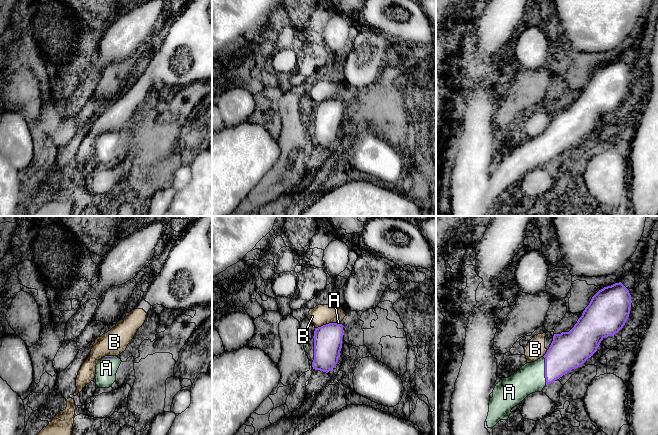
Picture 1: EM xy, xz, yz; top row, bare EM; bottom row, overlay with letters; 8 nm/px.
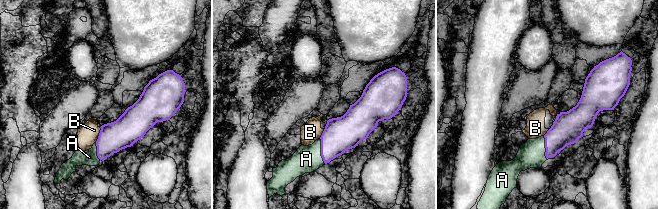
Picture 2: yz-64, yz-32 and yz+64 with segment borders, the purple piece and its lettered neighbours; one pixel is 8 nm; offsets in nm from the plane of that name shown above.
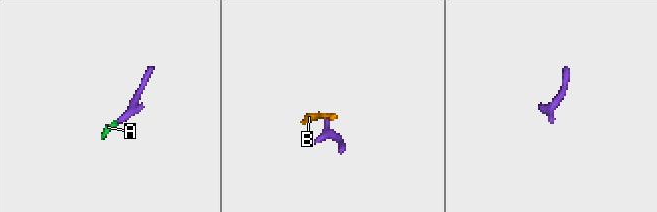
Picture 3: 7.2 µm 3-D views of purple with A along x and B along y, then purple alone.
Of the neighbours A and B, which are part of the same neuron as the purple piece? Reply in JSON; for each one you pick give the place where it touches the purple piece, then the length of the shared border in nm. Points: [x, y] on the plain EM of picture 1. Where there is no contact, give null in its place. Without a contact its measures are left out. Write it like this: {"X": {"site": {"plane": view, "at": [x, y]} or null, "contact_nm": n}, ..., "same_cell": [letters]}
{"A": {"site": {"plane": "yz", "at": [545, 146]}, "contact_nm": 240}, "same_cell": ["A"]}

